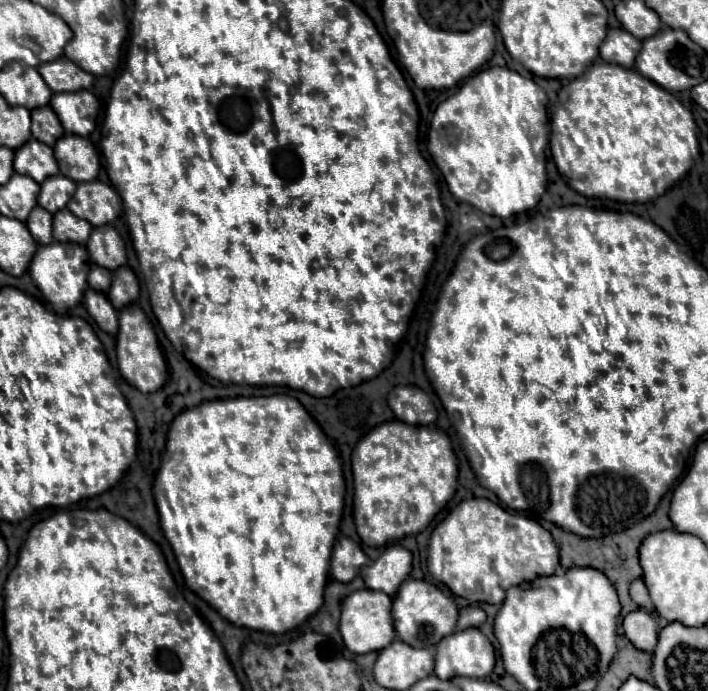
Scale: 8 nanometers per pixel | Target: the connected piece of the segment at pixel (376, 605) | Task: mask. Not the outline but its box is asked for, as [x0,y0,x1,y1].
[339,590,395,654]

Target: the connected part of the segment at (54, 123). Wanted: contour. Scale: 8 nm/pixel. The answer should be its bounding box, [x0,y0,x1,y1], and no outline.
[31,106,63,146]

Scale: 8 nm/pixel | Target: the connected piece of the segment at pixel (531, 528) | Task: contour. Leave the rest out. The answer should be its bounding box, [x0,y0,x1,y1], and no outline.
[429,498,559,604]

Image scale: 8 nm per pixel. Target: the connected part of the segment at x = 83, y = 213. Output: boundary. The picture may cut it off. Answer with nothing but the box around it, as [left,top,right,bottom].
[67,180,123,226]

